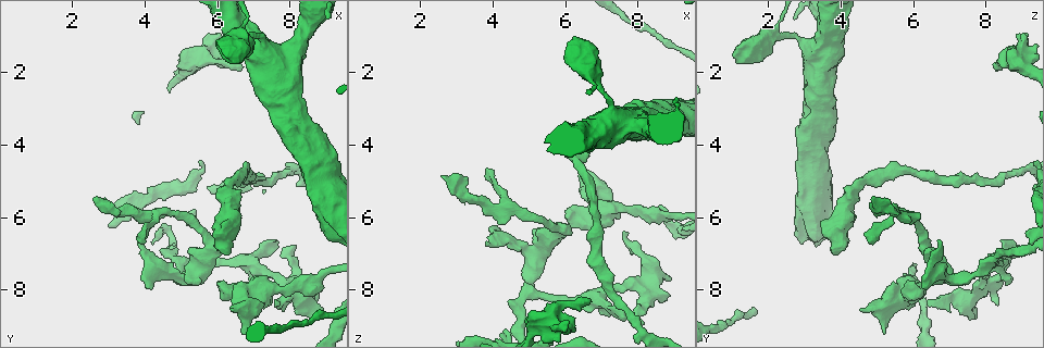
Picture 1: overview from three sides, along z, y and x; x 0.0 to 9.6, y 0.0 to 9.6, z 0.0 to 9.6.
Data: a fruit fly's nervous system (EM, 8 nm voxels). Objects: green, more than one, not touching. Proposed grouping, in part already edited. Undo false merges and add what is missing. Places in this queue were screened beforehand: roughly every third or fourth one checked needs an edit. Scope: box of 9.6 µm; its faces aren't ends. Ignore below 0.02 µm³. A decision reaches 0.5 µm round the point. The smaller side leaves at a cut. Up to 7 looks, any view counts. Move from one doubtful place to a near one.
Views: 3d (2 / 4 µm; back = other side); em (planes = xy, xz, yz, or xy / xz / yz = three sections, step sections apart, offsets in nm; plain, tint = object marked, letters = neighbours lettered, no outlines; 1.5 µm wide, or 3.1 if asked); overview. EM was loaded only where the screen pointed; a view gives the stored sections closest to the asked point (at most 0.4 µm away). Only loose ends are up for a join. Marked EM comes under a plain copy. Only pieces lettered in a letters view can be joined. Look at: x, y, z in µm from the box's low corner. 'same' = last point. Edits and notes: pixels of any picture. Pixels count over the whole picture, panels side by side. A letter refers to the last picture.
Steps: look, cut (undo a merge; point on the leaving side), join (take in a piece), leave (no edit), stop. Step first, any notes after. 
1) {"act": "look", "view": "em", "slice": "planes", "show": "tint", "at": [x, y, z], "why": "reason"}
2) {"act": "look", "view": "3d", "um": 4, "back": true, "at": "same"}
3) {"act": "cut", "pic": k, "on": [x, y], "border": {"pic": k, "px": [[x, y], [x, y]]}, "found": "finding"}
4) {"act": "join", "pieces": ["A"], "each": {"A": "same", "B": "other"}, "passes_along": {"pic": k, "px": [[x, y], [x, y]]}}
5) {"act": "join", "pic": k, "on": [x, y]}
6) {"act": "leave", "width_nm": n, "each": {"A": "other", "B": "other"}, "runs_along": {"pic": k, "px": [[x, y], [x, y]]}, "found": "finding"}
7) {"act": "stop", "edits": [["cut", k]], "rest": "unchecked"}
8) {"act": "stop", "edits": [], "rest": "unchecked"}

{"act": "look", "view": "em", "slice": "planes", "show": "letters", "at": [2.55, 5.50, 4.85], "why": "branch stops here"}

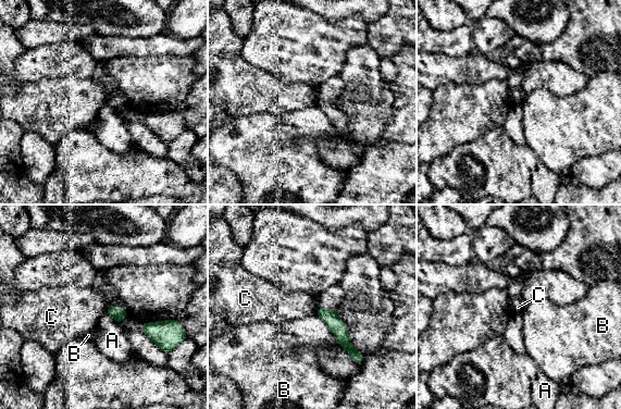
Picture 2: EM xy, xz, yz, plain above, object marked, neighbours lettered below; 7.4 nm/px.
{"act": "leave", "longest_contact_nm": ["B", 280], "each": {"A": "other", "B": "other", "C": "other"}, "runs_along": {"pic": 2, "px": [[319, 310], [339, 329], [356, 357]]}, "found": "none of them fits"}

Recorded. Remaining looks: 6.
{"act": "look", "view": "3d", "um": 2, "at": [7.60, 6.60, 8.40]}

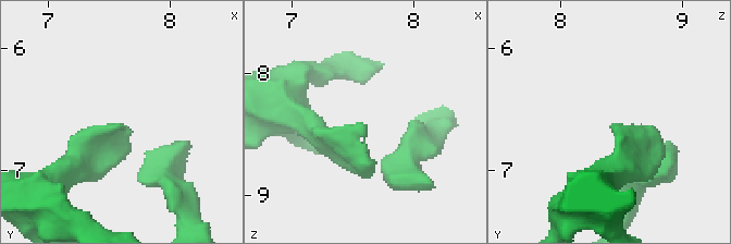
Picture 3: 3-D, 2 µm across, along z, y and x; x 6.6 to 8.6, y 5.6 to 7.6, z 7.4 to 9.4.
{"act": "look", "view": "em", "slice": "yz", "step": 8, "show": "letters", "at": [7.62, 6.64, 8.42], "why": "shape alone is not enough"}

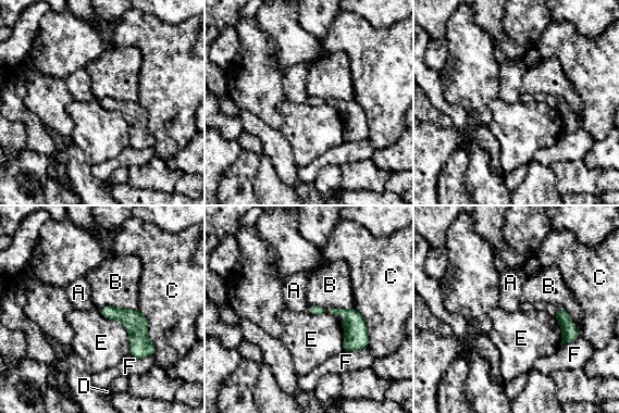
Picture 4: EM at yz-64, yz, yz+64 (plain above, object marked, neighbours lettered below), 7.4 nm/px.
{"act": "leave", "each": {"A": "other", "B": "other", "C": "other", "D": "other", "E": "other", "F": "other"}, "runs_along": {"pic": 4, "px": [[310, 309], [344, 311], [364, 342]]}, "found": "none of them fits"}

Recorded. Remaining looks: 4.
{"act": "look", "view": "3d", "um": 2, "at": [6.40, 8.50, 4.60], "why": "stops while still wide"}

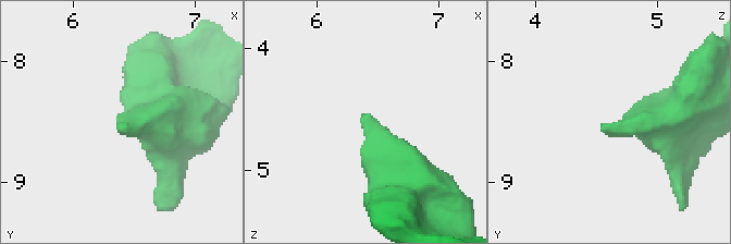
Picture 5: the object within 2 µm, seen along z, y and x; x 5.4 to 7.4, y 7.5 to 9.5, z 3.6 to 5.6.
{"act": "look", "view": "em", "slice": "planes", "show": "letters", "at": [6.40, 8.52, 4.54], "why": "shape alone is not enough"}

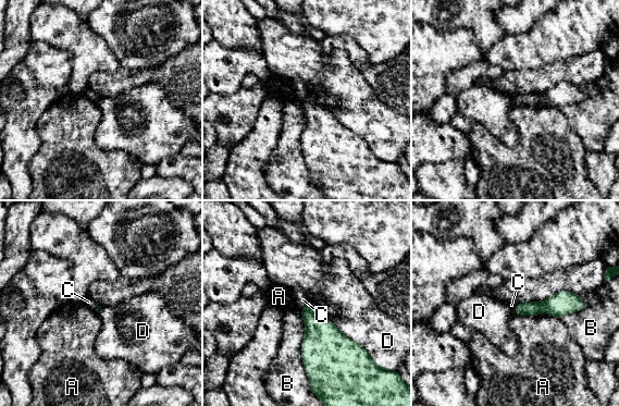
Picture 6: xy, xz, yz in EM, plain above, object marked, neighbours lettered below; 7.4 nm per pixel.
{"act": "leave", "longest_contact_nm": ["B", 500], "each": {"A": "other", "B": "other", "C": "other", "D": "other"}, "border": {"pic": 6, "px": [[307, 303], [300, 309]]}, "found": "none of them fits"}

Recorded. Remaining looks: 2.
{"act": "stop", "edits": [], "rest": "unchecked"}

